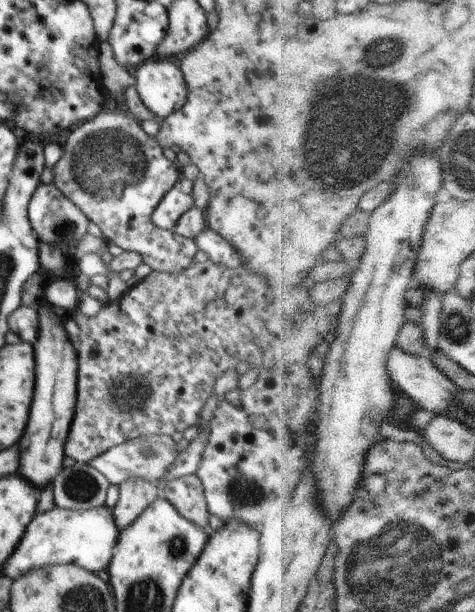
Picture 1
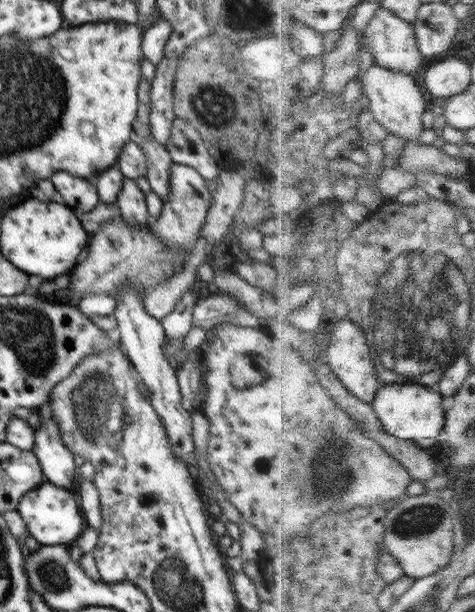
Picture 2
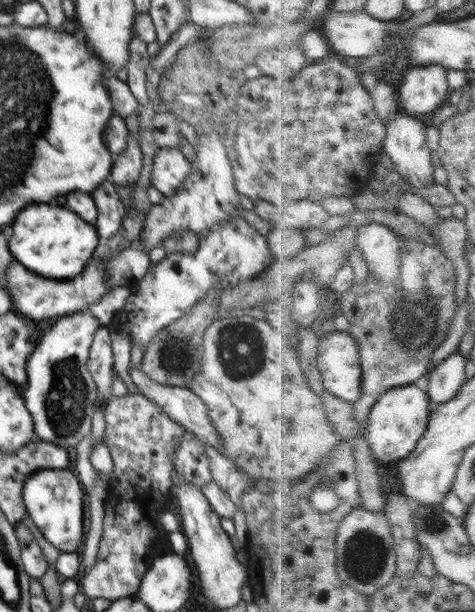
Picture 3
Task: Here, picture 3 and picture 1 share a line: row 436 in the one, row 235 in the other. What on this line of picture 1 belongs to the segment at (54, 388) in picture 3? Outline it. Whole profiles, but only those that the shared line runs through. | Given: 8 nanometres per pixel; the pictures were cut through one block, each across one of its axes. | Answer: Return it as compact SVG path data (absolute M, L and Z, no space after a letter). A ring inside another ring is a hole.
M51 181L49 184L40 183L30 199L27 215L37 238L40 241L57 246L64 254L73 256L77 253L77 242L87 233L88 217L60 192Z

